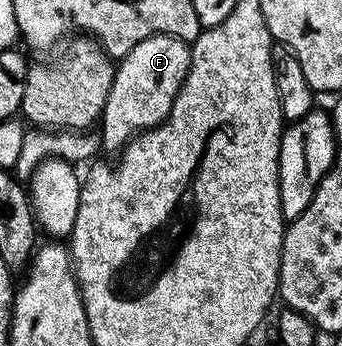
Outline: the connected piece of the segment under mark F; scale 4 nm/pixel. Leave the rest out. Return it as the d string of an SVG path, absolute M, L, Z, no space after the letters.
M152 36L143 38L131 54L116 61L111 94L107 94L99 121L100 147L104 151L120 153L138 132L158 128L169 119L171 106L175 106L175 98L187 78L192 57L193 49L186 41L174 36Z

